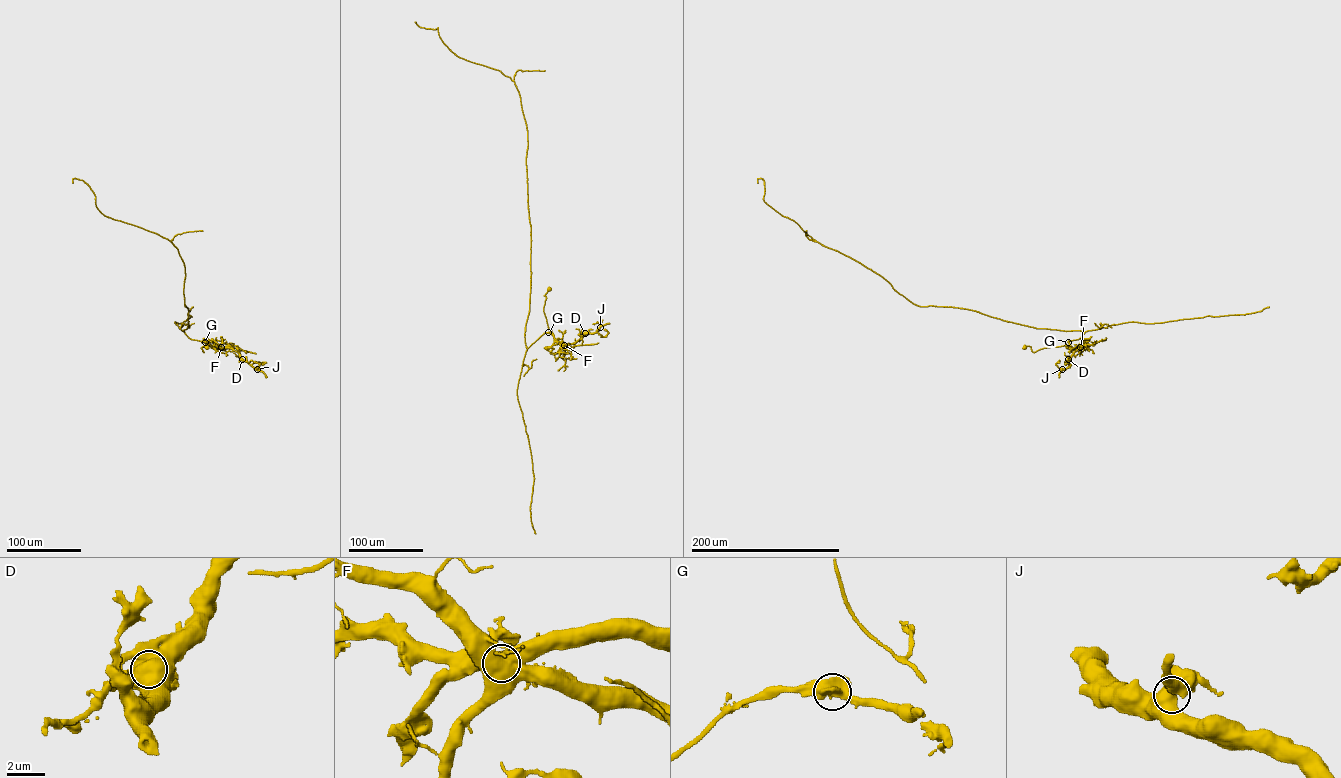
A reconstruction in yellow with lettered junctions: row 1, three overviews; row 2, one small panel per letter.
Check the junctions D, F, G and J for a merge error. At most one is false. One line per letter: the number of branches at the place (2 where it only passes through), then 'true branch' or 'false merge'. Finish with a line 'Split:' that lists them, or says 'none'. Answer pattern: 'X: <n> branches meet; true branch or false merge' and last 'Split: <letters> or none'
D: 1 branches meet; true branch
F: 1 branches meet; false merge
G: 2 branches meet; true branch
J: 2 branches meet; true branch
Split: F

